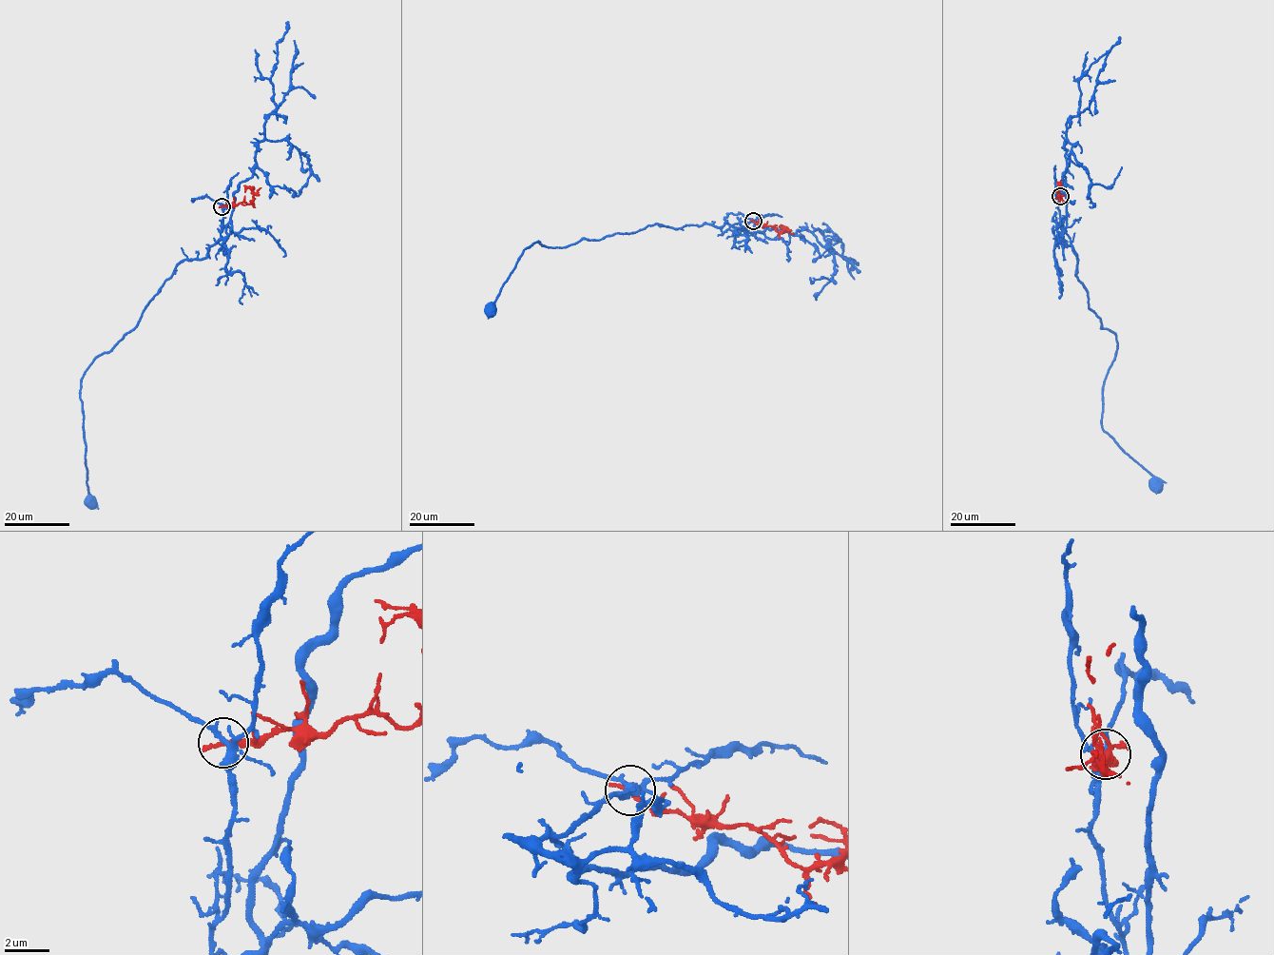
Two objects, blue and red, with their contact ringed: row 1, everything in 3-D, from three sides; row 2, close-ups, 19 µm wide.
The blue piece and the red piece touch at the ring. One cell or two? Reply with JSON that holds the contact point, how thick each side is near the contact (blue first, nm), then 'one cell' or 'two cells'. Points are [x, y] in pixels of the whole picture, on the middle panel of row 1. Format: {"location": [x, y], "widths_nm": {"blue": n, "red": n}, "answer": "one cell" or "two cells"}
{"location": [753, 221], "widths_nm": {"blue": 240, "red": 260}, "answer": "two cells"}

